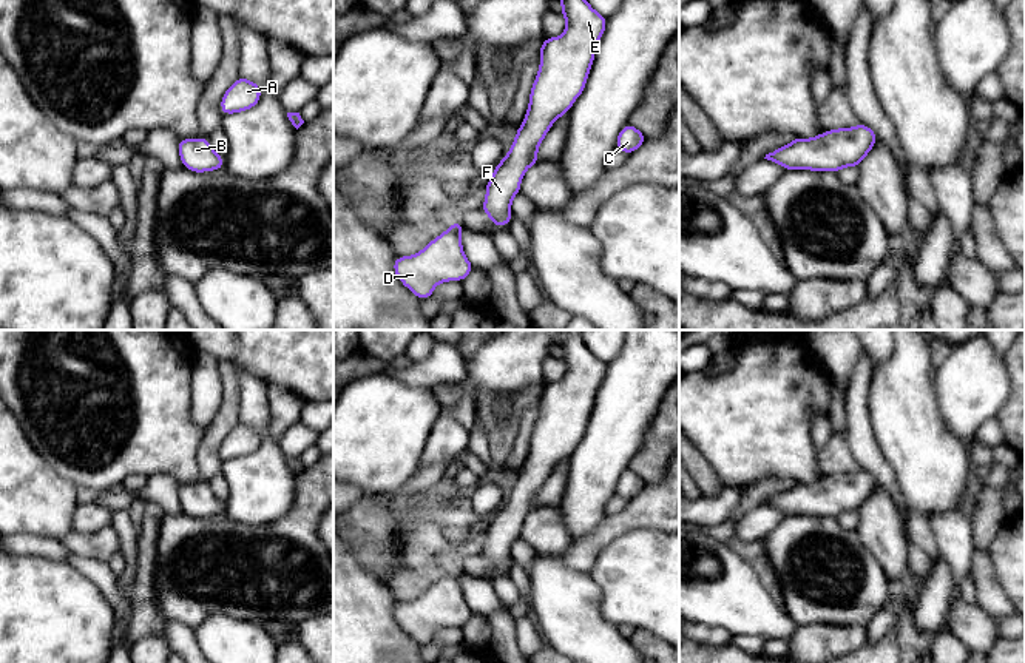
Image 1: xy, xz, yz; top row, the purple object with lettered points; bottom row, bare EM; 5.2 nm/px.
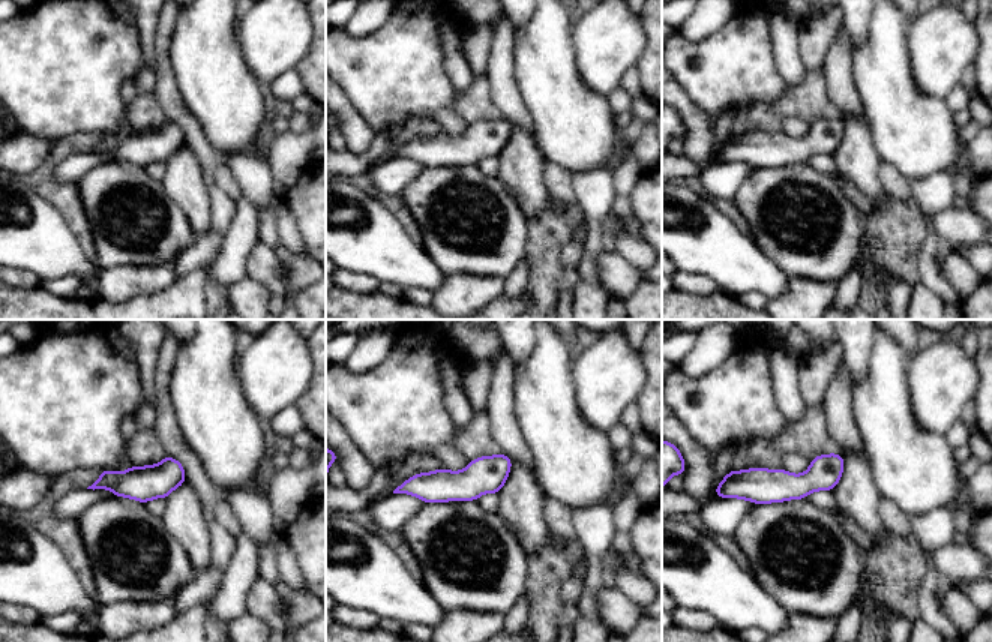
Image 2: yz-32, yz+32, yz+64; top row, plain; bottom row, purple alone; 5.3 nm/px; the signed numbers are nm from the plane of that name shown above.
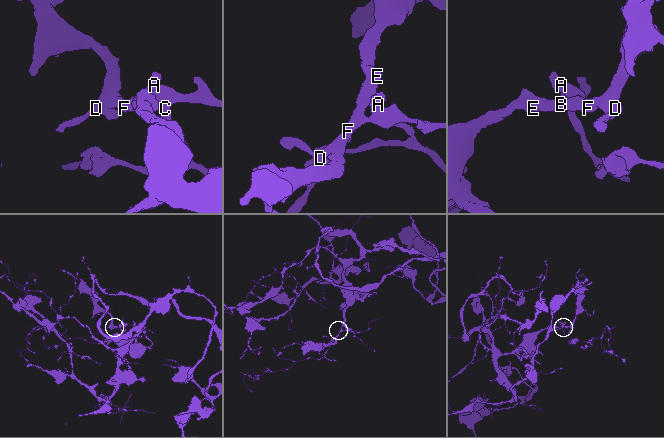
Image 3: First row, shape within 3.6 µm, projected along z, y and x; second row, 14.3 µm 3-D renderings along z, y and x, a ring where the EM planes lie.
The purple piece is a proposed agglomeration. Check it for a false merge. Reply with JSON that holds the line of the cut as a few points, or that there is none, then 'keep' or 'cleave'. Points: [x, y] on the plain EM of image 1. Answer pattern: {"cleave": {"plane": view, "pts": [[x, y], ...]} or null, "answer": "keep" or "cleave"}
{"cleave": null, "answer": "keep"}

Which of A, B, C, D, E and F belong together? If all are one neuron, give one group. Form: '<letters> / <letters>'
A B C D E F

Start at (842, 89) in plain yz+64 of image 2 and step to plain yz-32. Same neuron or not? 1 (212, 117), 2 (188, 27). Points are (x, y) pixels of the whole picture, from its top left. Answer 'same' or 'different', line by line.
1: different
2: different

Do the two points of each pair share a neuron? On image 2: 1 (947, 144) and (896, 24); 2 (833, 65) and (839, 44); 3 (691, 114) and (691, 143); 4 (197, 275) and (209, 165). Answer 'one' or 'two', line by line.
1: one
2: one
3: one
4: two

